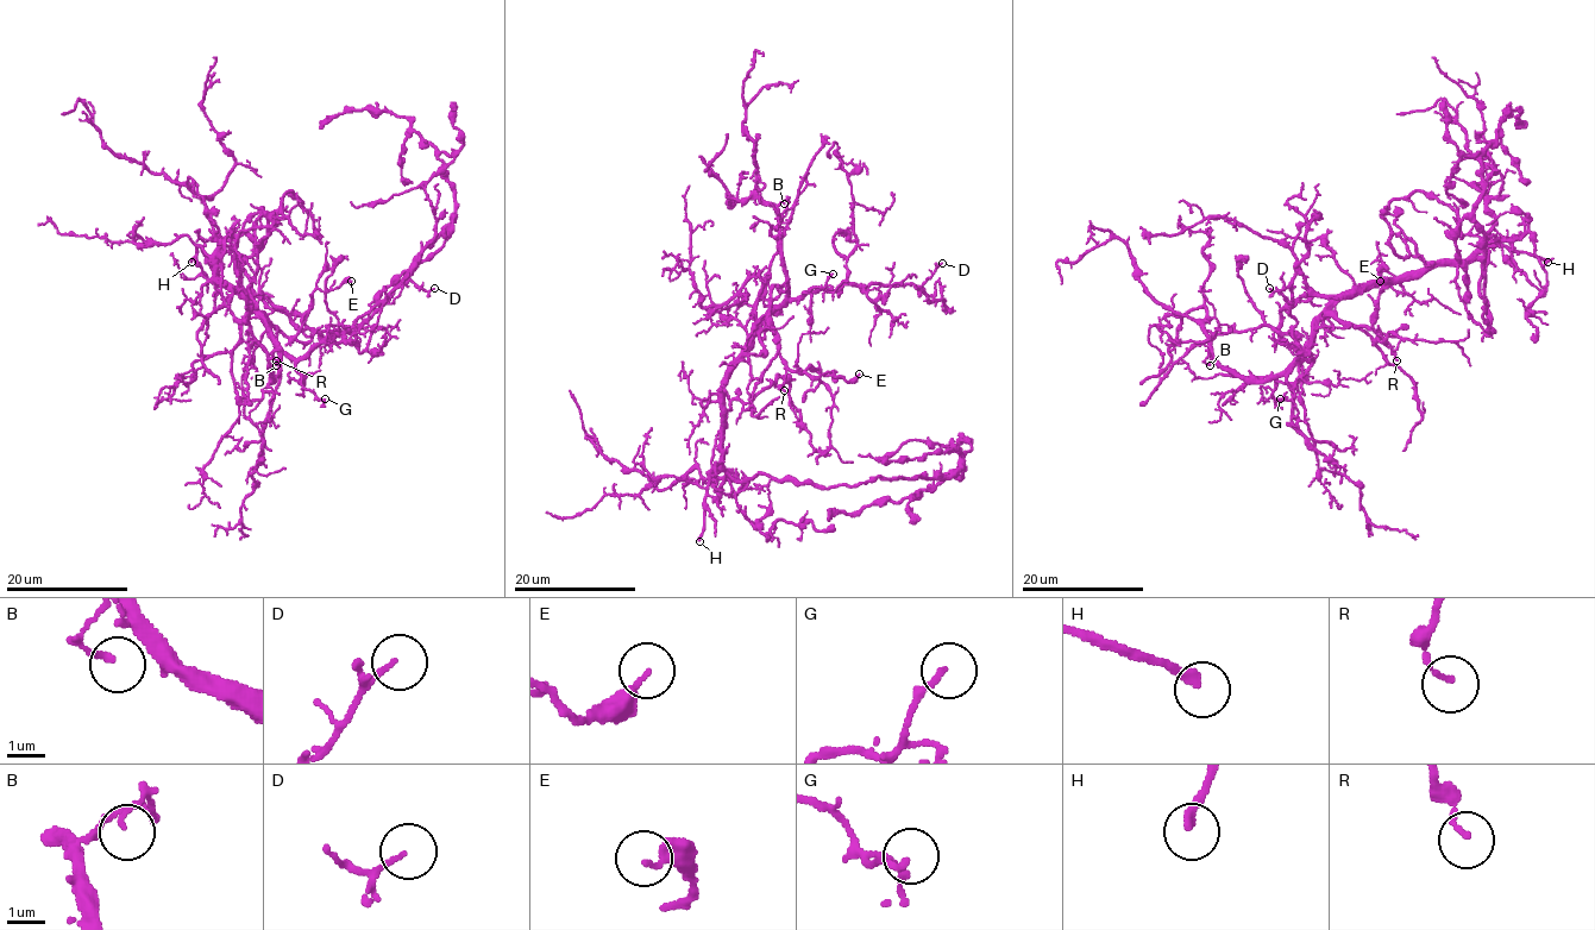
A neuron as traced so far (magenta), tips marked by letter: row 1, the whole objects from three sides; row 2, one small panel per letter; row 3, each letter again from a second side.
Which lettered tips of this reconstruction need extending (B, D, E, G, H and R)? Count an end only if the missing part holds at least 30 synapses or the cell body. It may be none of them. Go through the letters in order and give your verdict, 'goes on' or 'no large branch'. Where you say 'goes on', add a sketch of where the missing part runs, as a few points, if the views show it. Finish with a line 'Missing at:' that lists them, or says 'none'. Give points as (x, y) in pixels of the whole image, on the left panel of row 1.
B: no large branch
D: no large branch
E: no large branch
G: no large branch
H: goes on; missing branch runs (192, 262), (193, 278), (177, 283), (184, 320), (226, 338), (312, 398), (344, 439), (328, 481)
R: no large branch
Missing at: H

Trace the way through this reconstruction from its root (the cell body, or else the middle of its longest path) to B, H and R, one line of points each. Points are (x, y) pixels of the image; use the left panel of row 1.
B: (214, 261), (214, 276), (238, 289), (265, 322), (278, 353), (274, 381), (269, 358), (280, 350), (276, 365)
H: (214, 261), (199, 245), (192, 262)
R: (214, 261), (214, 276), (238, 289), (278, 331), (274, 347), (276, 360)

